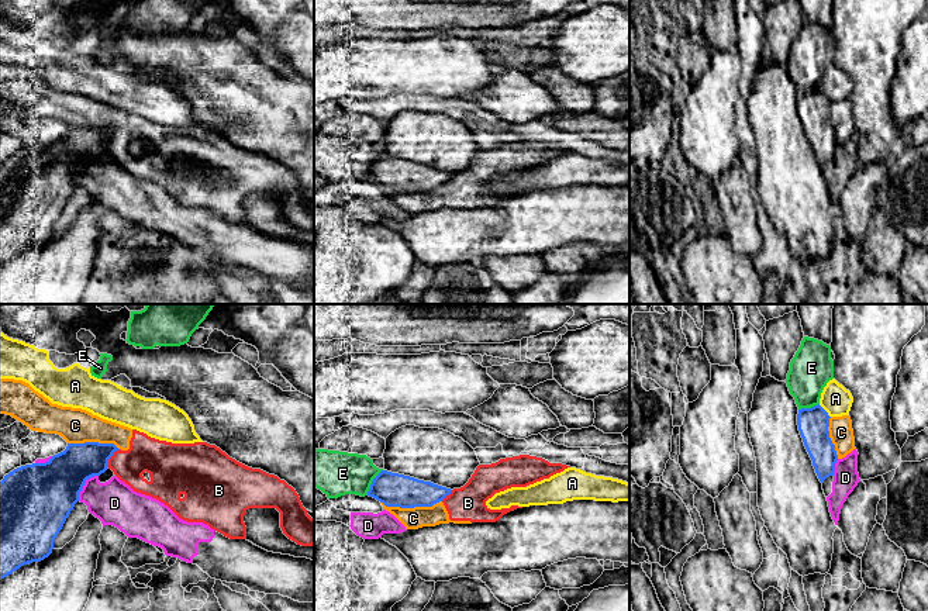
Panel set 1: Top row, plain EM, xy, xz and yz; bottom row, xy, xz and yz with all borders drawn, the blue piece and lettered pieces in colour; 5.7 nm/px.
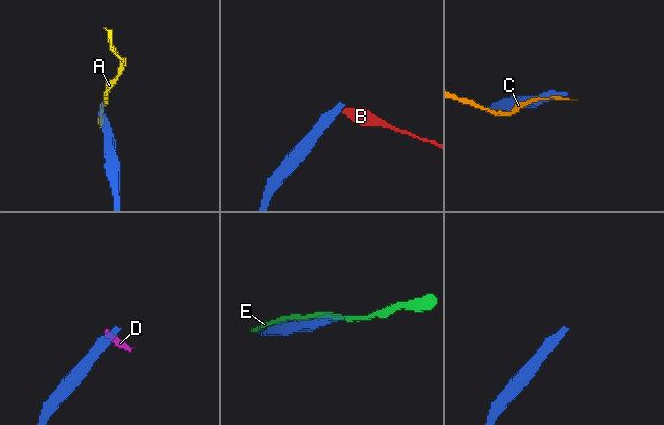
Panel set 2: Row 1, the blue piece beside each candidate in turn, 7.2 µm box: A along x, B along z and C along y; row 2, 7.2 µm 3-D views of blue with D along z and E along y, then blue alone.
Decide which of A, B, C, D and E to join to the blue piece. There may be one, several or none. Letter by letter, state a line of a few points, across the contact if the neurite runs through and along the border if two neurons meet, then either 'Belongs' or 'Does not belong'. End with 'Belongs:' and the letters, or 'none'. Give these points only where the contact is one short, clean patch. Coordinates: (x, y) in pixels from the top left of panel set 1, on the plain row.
A: Line: yz (818, 89), (830, 102). Does not belong
B: Line: xy (118, 134), (106, 151). Does not belong
C: Line: xz (441, 185), (431, 190), (413, 192), (386, 192), (382, 187). Does not belong
D: Line: xy (97, 159), (86, 165), (78, 185). Does not belong
E: Does not belong
Belongs: none

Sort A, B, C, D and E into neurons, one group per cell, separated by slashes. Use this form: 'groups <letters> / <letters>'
groups A / B C / D / E

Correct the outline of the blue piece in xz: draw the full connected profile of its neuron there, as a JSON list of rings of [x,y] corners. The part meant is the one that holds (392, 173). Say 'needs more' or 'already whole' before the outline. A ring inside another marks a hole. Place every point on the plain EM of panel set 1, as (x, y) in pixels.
already whole; [[[382,155],[372,166],[369,182],[386,191],[432,191],[451,179],[451,173],[410,160]]]

